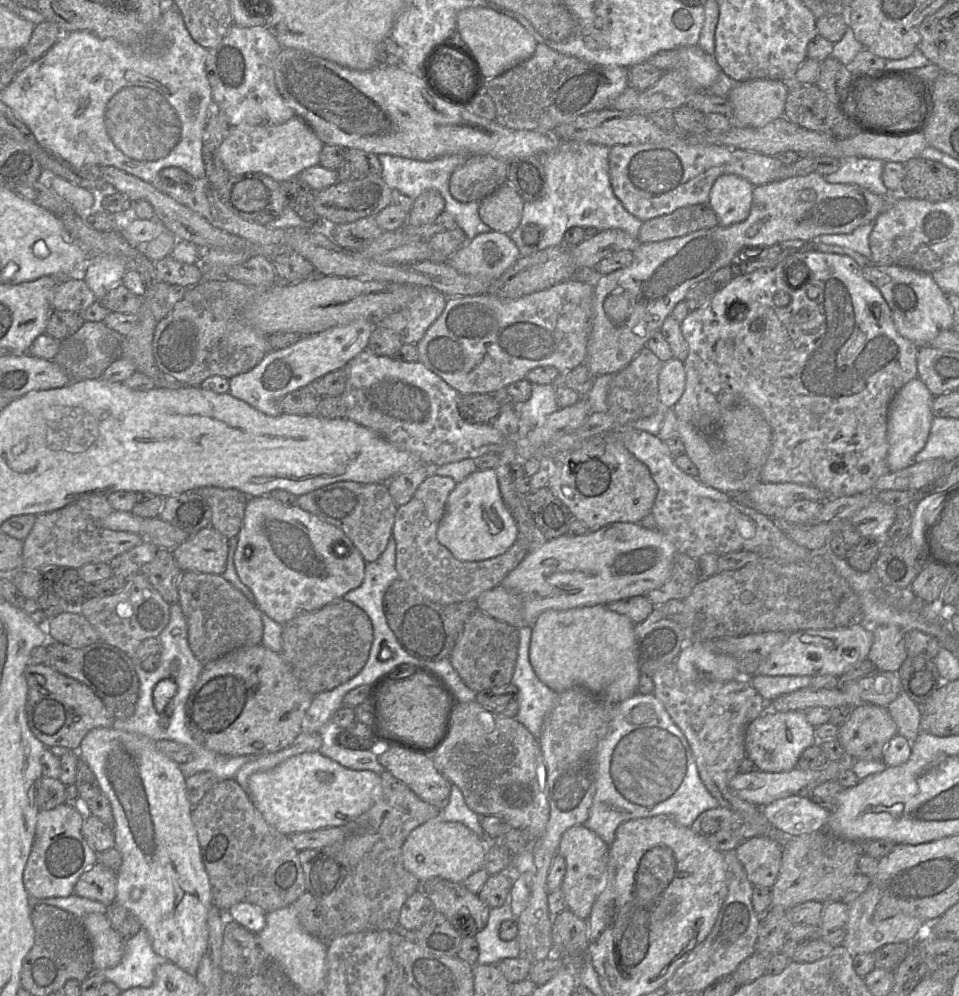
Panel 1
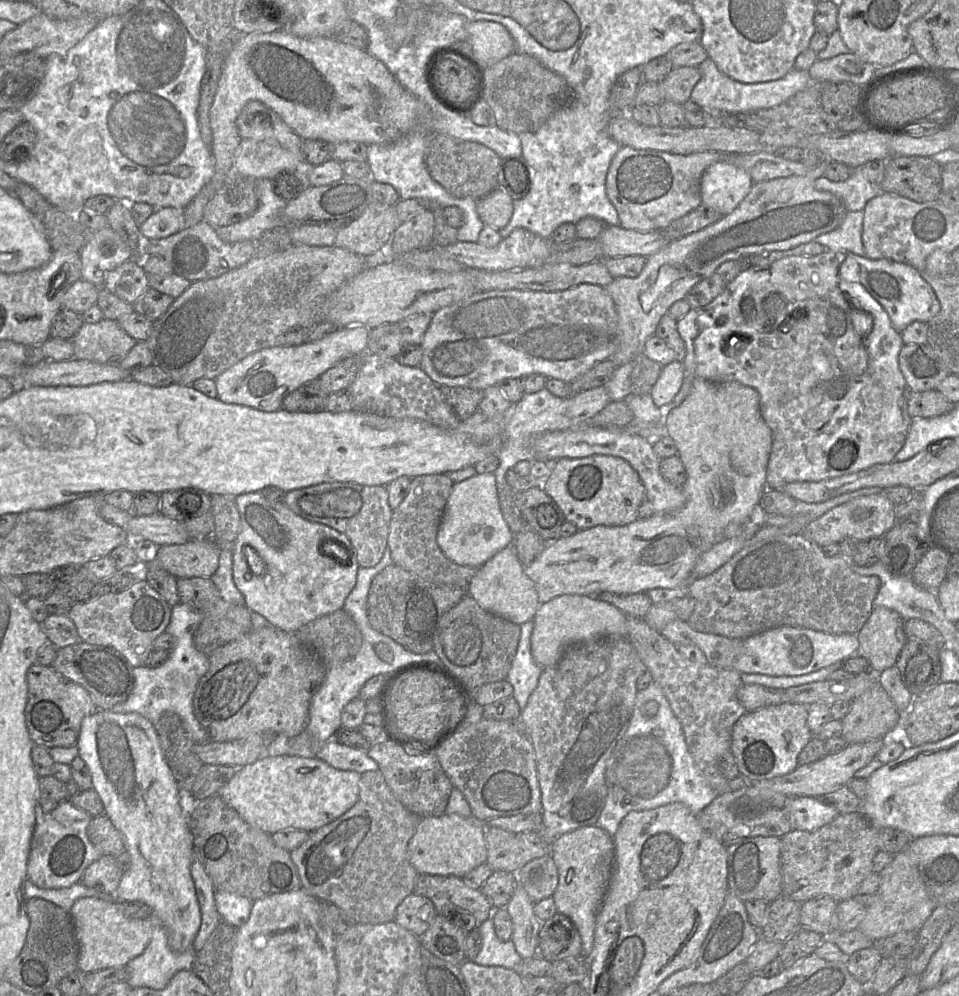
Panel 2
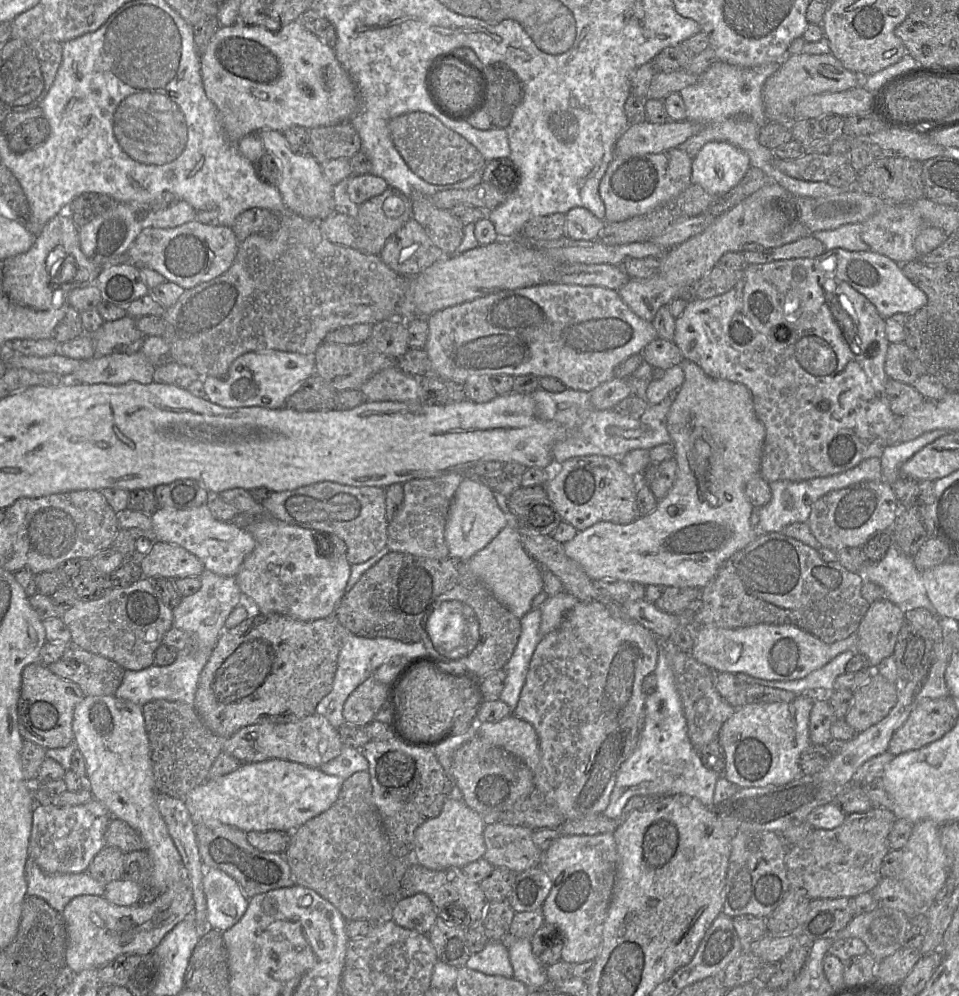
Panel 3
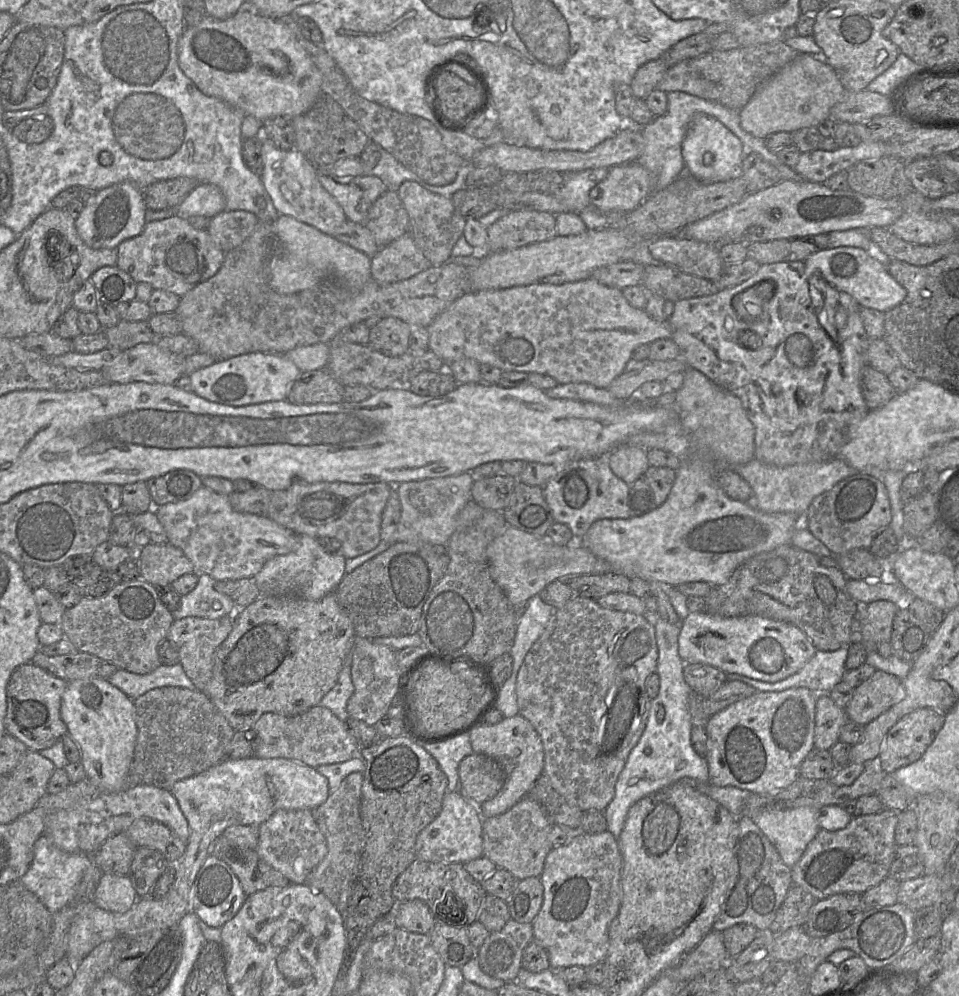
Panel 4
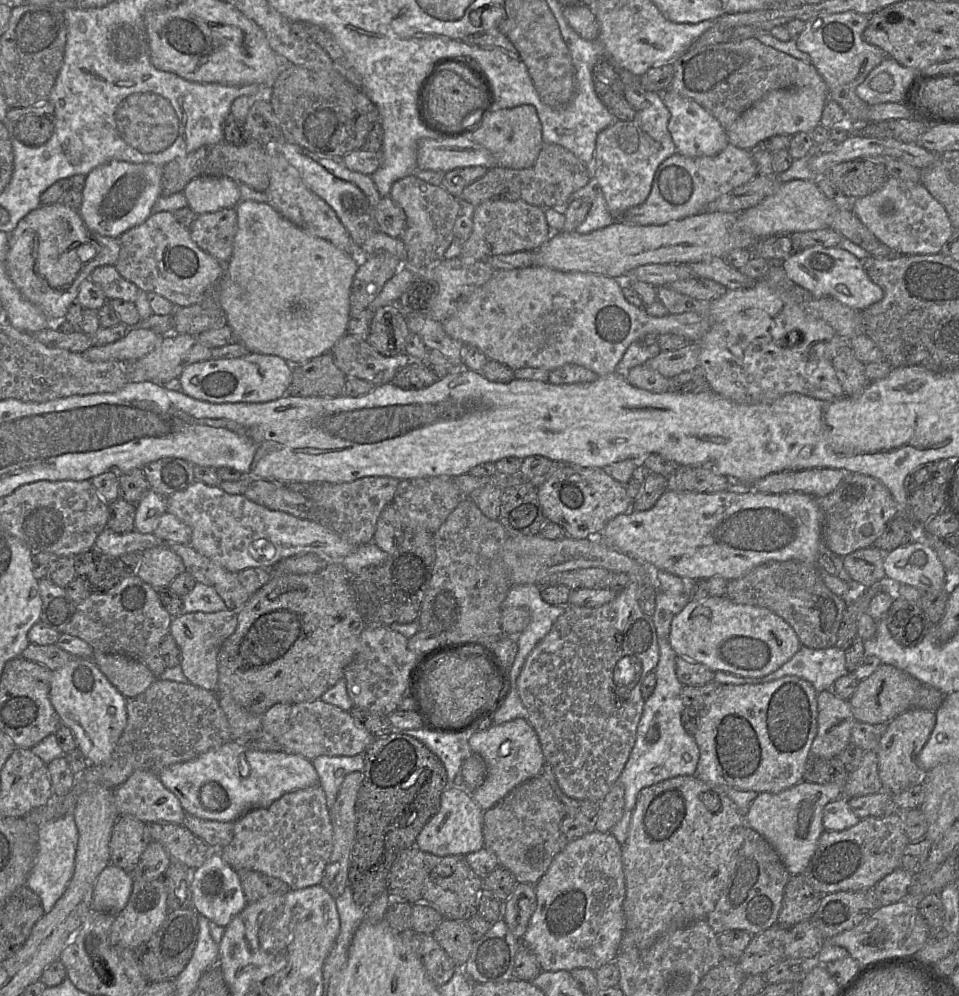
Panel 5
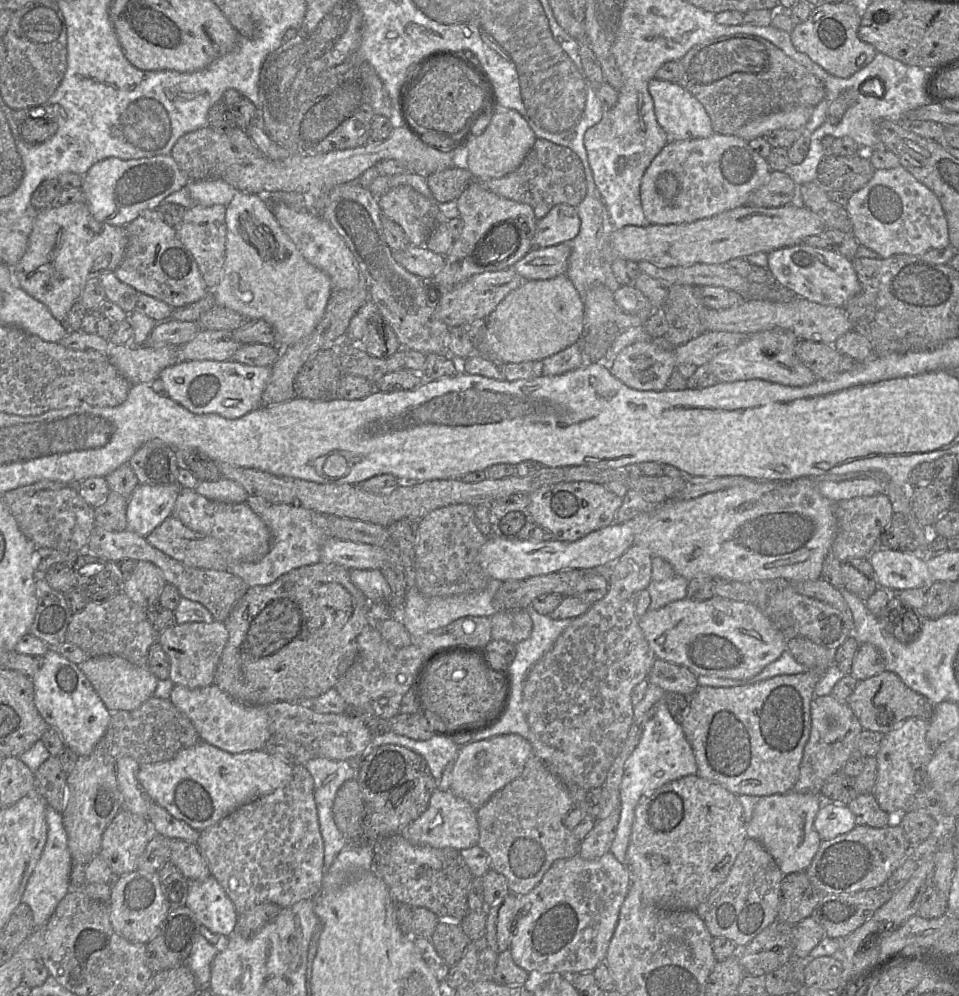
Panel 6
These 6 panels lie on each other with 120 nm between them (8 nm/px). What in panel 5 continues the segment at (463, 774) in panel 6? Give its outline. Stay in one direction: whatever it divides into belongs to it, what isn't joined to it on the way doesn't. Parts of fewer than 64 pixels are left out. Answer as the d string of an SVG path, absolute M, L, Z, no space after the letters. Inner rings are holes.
M524 718L494 725L485 731L475 733L469 738L469 745L487 765L485 782L471 792L472 799L482 811L495 806L518 785L540 775L546 764L538 735Z

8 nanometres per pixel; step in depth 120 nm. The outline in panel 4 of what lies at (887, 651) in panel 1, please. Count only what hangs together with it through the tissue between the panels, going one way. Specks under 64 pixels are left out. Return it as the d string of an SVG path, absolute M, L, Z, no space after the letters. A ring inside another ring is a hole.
M887 600L874 601L862 606L853 620L853 630L860 631L867 653L877 652L881 643L890 642L898 606Z

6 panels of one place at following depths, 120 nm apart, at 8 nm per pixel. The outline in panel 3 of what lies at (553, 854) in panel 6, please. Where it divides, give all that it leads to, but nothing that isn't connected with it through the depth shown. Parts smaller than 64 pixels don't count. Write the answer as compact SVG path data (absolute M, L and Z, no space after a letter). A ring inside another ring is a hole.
M502 822L484 827L484 858L494 868L507 868L515 874L541 865L544 852L532 840L533 830Z

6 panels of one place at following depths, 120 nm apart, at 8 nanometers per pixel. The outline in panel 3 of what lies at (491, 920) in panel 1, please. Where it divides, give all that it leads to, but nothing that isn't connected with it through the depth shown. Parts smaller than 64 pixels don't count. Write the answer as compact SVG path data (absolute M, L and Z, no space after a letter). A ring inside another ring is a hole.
M489 940L480 952L470 956L465 966L487 975L513 977L509 949L501 940Z

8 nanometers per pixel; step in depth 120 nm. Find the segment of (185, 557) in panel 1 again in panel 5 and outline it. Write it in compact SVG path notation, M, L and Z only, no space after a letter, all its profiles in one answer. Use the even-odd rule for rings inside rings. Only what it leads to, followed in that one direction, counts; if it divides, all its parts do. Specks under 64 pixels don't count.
M159 545L142 552L137 577L153 588L166 588L184 572L181 557L166 545Z

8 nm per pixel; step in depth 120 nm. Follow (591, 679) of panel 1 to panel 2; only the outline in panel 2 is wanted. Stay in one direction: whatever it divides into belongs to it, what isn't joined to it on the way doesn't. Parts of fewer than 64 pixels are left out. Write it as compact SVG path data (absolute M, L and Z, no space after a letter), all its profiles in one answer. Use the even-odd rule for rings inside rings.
M562 595L541 604L533 619L531 652L541 668L556 665L566 650L578 644L598 642L609 637L627 637L628 616L615 606L585 595Z

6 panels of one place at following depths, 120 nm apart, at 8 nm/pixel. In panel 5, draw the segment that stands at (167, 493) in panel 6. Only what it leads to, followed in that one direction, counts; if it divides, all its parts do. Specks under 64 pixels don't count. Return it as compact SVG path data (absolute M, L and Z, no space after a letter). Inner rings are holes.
M149 490L135 506L134 531L153 534L158 519L167 513L167 499Z

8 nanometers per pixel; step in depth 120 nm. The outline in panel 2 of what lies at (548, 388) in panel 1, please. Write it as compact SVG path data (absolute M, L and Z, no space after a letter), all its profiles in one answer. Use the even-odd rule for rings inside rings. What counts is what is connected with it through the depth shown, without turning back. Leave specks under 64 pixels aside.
M543 388L532 394L525 393L518 403L513 404L507 415L505 443L497 455L500 464L494 472L498 494L510 493L512 489L506 481L506 474L509 469L523 460L535 461L532 445L537 436L546 432L564 431L578 427L567 415L569 400L556 397L548 389Z

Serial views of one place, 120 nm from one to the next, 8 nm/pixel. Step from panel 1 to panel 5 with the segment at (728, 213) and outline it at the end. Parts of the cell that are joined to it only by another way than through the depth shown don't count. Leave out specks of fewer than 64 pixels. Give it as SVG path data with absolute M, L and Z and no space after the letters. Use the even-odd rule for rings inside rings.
M670 90L658 91L658 93L670 112L668 130L678 153L687 157L716 156L728 146L727 131L708 110Z

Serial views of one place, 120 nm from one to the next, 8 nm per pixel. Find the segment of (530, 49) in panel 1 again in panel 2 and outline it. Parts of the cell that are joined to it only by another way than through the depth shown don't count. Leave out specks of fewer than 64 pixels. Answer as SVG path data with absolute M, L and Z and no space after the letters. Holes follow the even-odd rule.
M474 20L467 24L467 39L475 59L488 68L516 52L516 45L508 29L501 23Z

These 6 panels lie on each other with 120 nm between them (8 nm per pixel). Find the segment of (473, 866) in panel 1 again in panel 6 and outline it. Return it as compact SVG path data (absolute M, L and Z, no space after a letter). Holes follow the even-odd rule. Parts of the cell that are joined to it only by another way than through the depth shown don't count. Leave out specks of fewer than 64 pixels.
M437 789L431 796L427 810L401 832L411 843L432 848L452 848L457 851L478 844L480 831L477 810L450 791Z

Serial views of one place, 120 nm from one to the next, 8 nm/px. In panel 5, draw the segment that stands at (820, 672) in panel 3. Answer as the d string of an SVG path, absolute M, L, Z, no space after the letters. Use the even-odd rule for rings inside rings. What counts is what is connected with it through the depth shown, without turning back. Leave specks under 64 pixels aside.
M801 647L800 650L780 668L762 678L747 678L740 677L730 673L716 672L714 682L720 685L756 685L766 684L786 676L796 676L807 682L809 682L817 693L831 690L833 684L840 677L845 676L847 673L846 662L845 662L845 650L838 647L831 647L825 649L810 649L807 647Z

